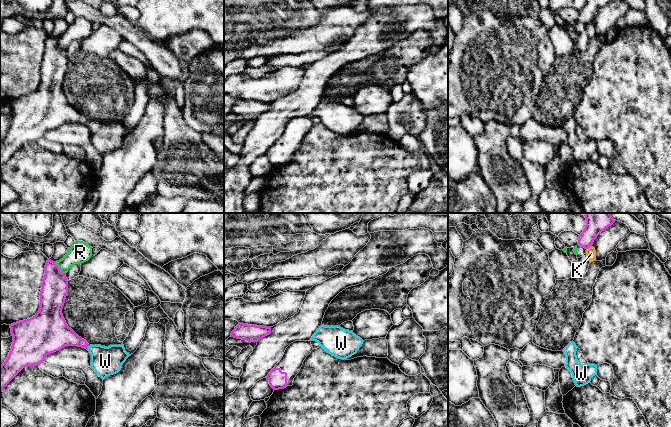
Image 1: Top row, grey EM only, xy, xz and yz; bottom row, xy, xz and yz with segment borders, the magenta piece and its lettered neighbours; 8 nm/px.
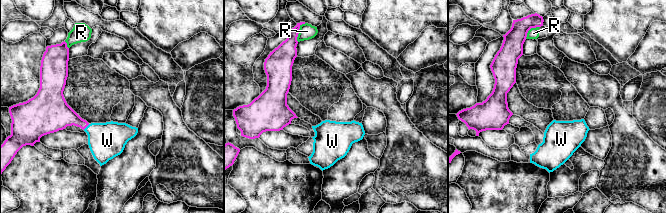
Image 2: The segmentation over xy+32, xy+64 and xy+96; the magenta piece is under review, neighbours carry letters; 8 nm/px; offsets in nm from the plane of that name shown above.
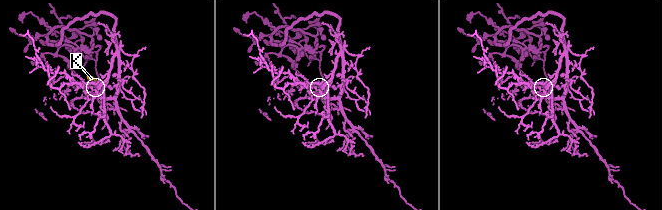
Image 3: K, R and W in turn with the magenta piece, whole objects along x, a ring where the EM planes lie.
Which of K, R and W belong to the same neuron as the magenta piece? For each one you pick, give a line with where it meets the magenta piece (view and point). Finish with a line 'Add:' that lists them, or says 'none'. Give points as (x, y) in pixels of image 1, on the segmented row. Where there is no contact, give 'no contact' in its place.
W: meets magenta in xy at (87, 347)
Add: W

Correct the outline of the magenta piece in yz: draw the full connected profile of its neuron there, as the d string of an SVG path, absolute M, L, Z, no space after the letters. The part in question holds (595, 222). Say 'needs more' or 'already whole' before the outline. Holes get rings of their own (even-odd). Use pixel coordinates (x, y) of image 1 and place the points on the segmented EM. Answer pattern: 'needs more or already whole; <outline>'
already whole; M585 213L586 226L579 235L578 245L588 249L593 245L597 236L611 226L615 220L610 213Z

